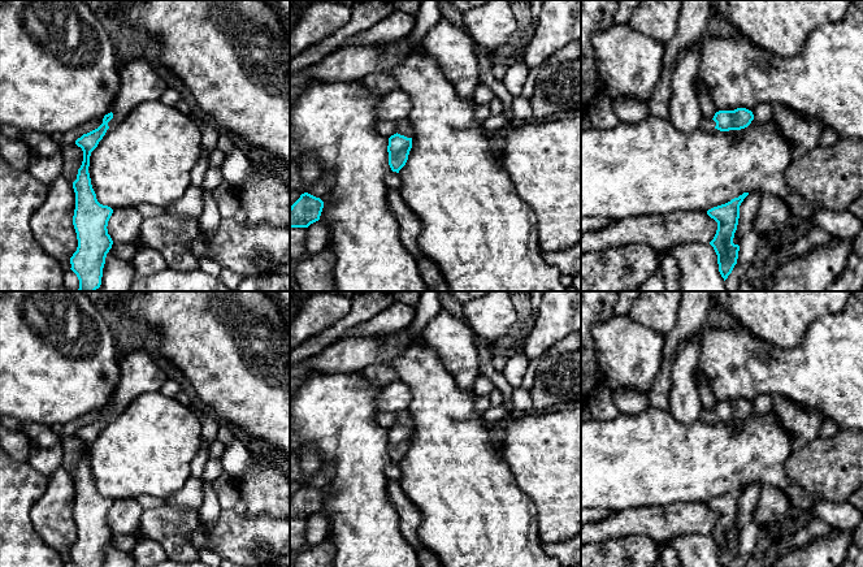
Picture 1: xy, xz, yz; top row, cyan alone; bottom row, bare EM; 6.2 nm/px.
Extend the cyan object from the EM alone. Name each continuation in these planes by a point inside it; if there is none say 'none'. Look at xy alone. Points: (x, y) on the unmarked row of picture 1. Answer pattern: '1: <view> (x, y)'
1: xy (139, 372)

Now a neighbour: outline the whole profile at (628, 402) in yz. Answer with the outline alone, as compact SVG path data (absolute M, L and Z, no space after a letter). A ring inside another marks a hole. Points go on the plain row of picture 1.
M629 389L613 391L612 401L620 415L638 415L650 407L647 394Z

